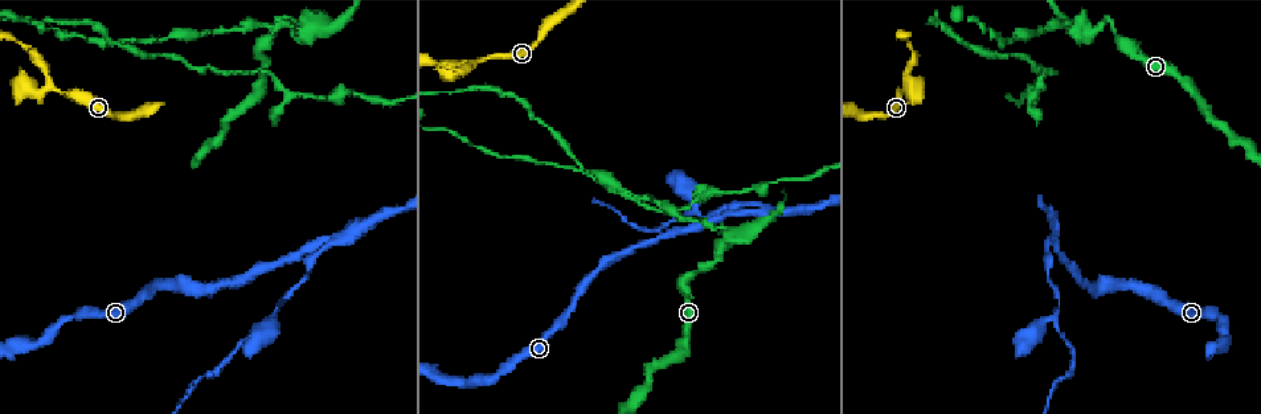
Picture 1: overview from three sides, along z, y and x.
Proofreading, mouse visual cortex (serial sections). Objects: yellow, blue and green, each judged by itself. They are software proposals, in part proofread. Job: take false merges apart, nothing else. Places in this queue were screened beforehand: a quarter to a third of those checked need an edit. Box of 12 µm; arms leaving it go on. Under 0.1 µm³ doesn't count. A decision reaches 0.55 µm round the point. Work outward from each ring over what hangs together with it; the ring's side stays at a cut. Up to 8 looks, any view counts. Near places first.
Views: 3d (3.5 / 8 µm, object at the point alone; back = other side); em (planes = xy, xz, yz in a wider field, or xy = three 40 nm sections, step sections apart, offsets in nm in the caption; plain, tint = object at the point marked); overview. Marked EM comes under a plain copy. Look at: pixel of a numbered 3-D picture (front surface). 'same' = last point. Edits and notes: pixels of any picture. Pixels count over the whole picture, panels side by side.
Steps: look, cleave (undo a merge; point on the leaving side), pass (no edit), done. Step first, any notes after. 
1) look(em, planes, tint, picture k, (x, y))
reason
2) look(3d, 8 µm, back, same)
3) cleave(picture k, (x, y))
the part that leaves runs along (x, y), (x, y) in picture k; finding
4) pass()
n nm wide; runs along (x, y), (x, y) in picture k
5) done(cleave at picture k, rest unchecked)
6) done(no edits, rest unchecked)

look(3d, 3.5 µm, picture 1, (1078, 32))
abrupt turn

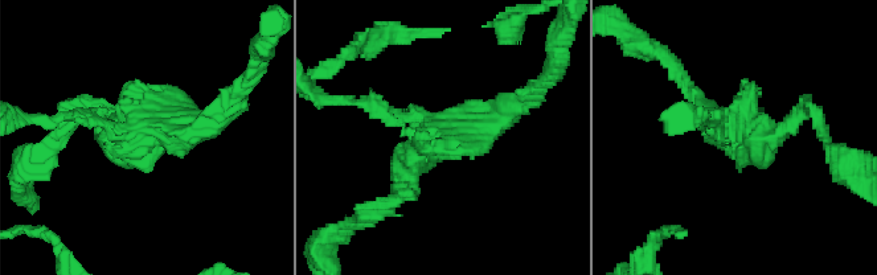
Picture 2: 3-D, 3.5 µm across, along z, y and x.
look(em, xy, step 5, tint, picture 2, (736, 133))
shape alone is not enough

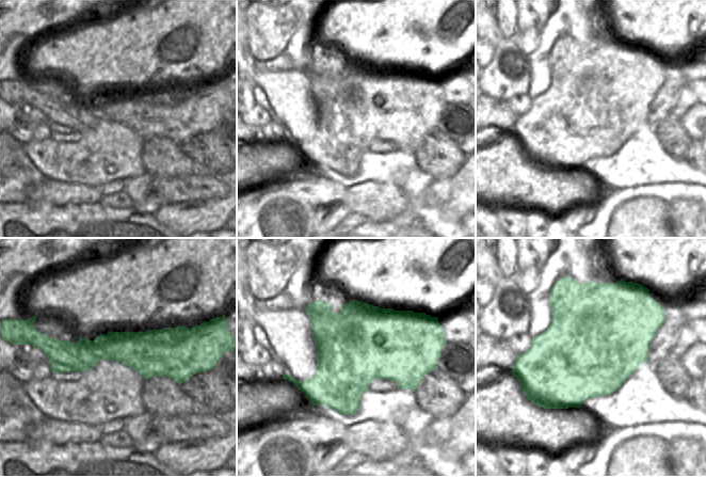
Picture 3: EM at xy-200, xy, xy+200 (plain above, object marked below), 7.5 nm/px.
cleave(picture 2, (381, 110))
border along (92, 340), (92, 346), (101, 359) in picture 3; two cells meet here

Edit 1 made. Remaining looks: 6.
look(3d, 3.5 µm, picture 1, (1049, 238))
two arms in line, one across

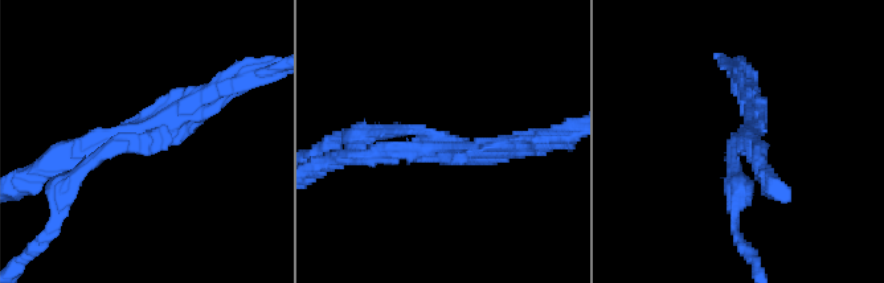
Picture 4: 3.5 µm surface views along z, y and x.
look(em, xy, step 1, tint, picture 4, (126, 139))
3 arms; arms of 150, 200, 300 nm

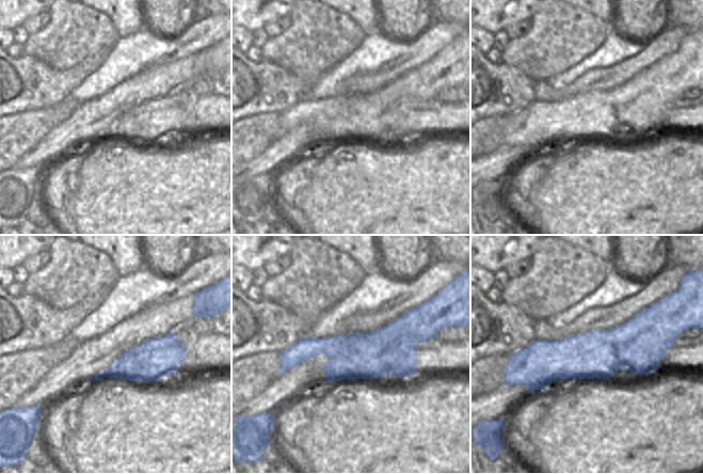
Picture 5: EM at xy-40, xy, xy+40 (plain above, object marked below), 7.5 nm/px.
cleave(picture 4, (76, 172))
the part that leaves runs along (135, 144), (66, 184), (54, 229) in picture 4; two cells meet here

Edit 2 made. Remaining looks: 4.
look(overview)

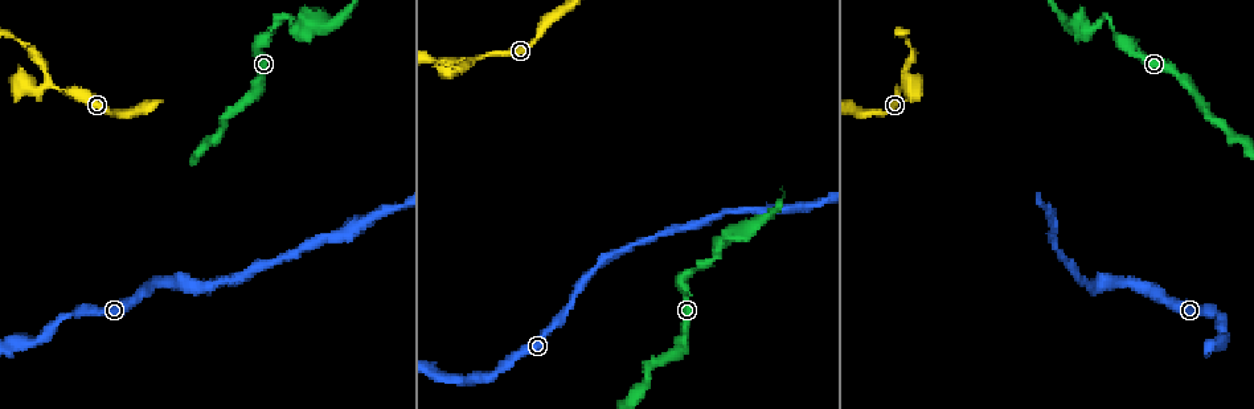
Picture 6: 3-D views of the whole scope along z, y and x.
look(3d, 3.5 µm, picture 6, (48, 82))
branch point

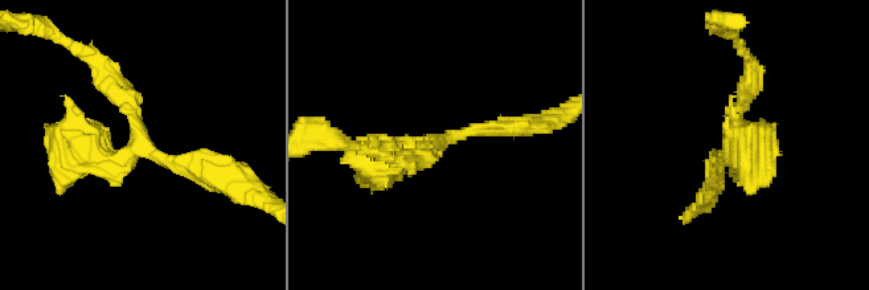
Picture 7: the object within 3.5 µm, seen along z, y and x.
look(em, xy, step 3, tint, picture 7, (437, 140))
3 arms; arms of 200, 250, 450 nm

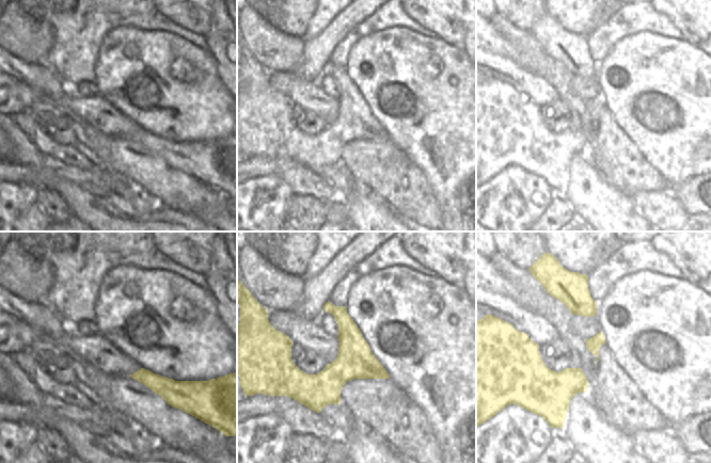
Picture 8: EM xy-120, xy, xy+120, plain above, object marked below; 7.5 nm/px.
pass()
runs along (216, 180), (74, 131) in picture 7; all the same cell

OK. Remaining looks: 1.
done(cleave at picture 2, cleave at picture 4, rest unchecked)

